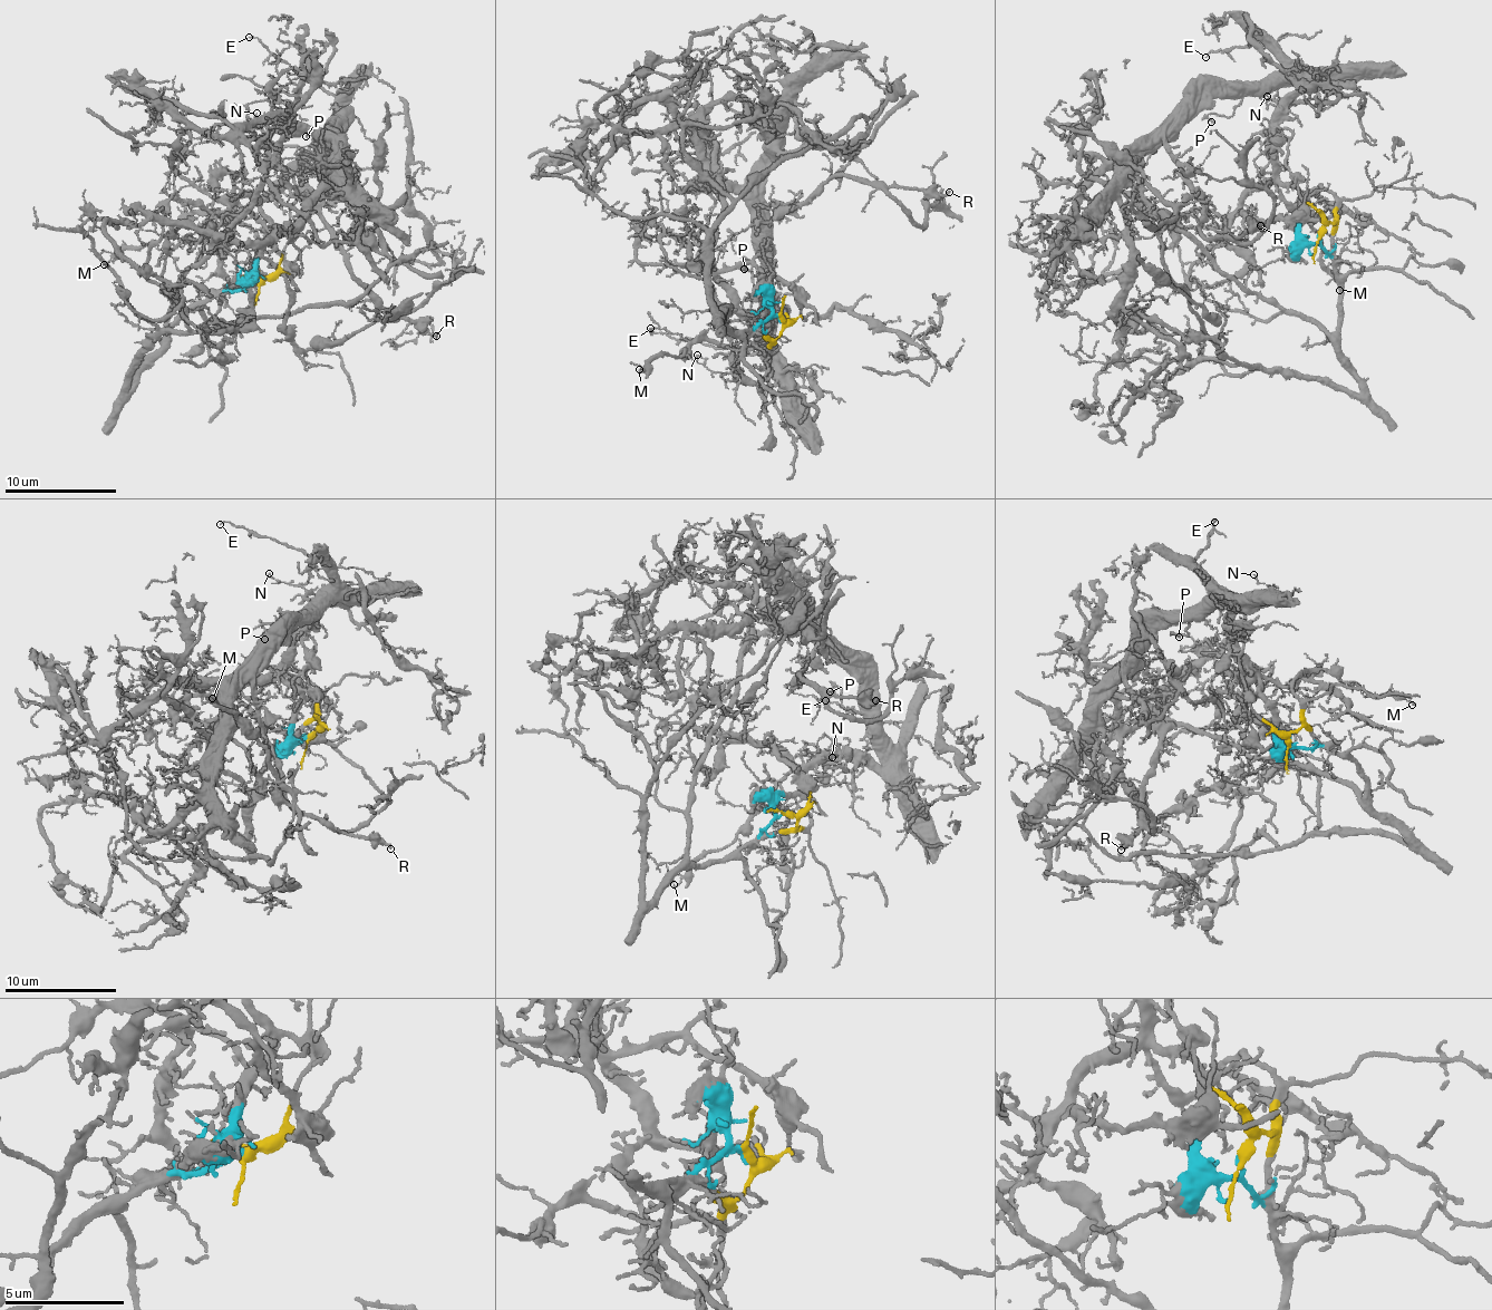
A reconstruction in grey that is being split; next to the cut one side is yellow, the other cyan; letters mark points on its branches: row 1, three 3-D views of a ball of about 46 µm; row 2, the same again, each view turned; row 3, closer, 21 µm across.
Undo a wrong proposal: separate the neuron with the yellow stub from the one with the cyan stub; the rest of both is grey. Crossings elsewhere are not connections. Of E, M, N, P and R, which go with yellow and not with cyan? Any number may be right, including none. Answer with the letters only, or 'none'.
M

